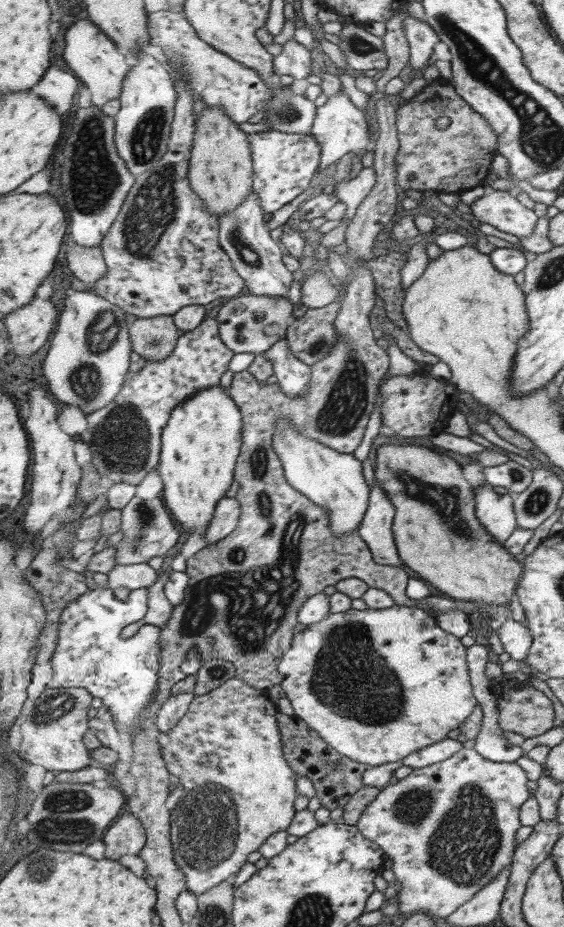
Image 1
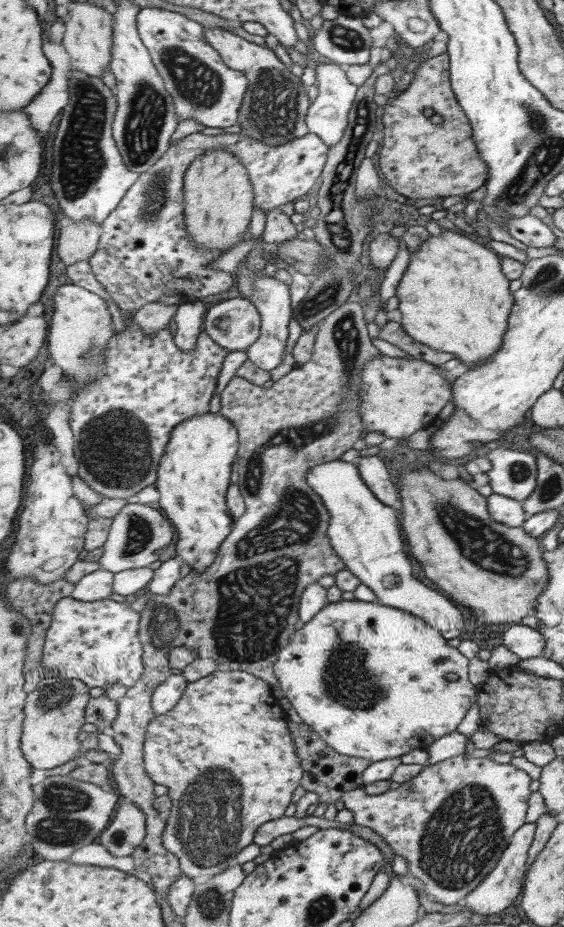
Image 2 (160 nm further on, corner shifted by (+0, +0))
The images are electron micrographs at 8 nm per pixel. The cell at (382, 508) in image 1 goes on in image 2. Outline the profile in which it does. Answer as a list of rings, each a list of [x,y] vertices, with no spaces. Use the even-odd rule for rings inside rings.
[[[376,455],[373,456],[358,456],[355,462],[359,467],[359,473],[365,480],[369,489],[385,506],[391,506],[398,512],[403,512],[403,504],[400,500],[400,492],[397,492],[393,480],[391,480],[391,474],[389,470],[385,468],[385,462],[378,458]]]

